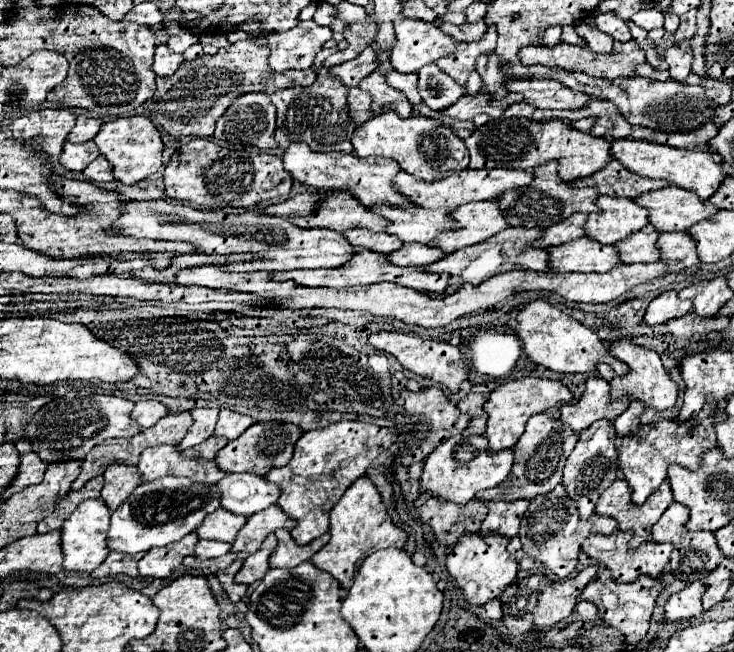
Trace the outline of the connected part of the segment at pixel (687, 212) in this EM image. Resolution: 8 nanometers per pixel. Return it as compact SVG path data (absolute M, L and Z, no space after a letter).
M678 185L650 191L636 199L650 211L650 223L660 231L688 231L694 223L712 217L718 207L702 201L694 191Z

